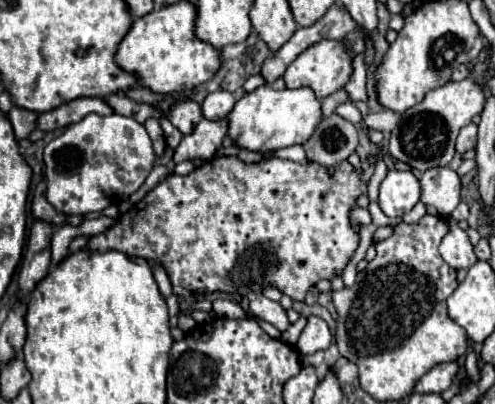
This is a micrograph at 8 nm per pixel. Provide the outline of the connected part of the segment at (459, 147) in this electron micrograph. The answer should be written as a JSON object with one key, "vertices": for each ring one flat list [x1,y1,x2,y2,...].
{"vertices":[[470,123,468,127,464,127,458,135,458,141,456,141,456,151,458,153,466,153,468,149,474,149,476,147,476,123]]}

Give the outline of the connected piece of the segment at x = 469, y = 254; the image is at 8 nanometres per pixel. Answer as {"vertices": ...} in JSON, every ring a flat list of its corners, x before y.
{"vertices":[[444,217,448,225,448,233,440,243,442,259,454,269,470,269,478,259,474,255,474,247,464,229,458,227,458,221,452,217]]}

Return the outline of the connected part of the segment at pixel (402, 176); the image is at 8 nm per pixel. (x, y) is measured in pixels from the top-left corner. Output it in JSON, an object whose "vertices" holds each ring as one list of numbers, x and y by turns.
{"vertices":[[388,171,380,185,380,207,388,217,402,217,422,195,418,177,412,171]]}

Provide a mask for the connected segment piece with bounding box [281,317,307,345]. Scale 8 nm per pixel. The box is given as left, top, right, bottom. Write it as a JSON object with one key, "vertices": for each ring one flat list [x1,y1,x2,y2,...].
{"vertices":[[300,317,297,322,282,333,281,339,291,345,296,345,298,338,307,323,307,318]]}

